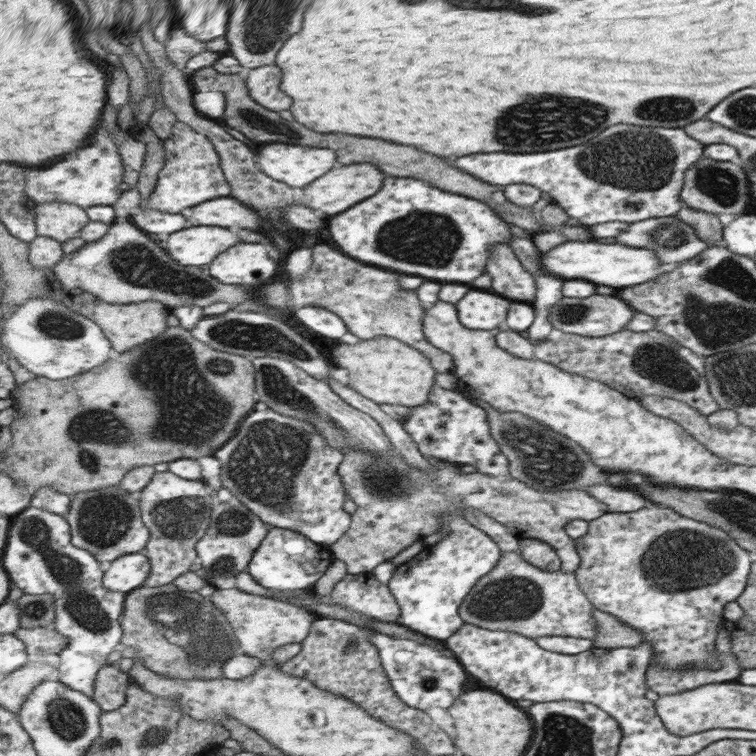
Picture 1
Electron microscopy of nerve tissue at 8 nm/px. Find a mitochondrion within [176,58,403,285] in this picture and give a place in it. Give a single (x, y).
(245, 115)

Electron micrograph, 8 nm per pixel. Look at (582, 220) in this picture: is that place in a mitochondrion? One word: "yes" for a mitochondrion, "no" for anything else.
no

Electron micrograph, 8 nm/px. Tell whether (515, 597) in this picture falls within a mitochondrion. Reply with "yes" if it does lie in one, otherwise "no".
yes

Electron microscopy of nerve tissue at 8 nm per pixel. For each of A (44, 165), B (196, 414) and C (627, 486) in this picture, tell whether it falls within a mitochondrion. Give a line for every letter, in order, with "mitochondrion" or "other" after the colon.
A: other
B: mitochondrion
C: other

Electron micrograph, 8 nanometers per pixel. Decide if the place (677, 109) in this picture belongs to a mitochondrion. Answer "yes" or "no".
yes

